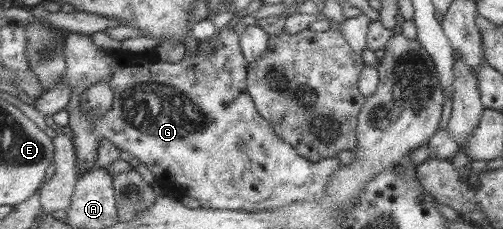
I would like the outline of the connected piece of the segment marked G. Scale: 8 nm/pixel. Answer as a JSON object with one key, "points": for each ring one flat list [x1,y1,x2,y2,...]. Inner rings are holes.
{"points":[[224,27,224,29,217,34,217,38,213,41,213,44,208,51,204,50,204,48,198,48,197,46,196,53,189,57,186,56,182,61,176,63,146,63,146,65,134,65,134,67,128,67,128,65,122,65,122,63,120,63,118,67,114,67,114,61,110,61,112,57,106,57,106,59,108,59,108,61,106,61,106,67,108,67,108,69,104,69,104,63,98,65,100,57,104,57,106,51,103,48,98,49,98,45,94,43,94,39,92,39,90,34,71,32,67,36,66,42,65,53,67,55,68,69,64,72,60,84,69,85,70,87,73,87,74,90,71,103,69,103,67,110,71,114,70,126,75,133,75,139,73,142,77,149,78,164,83,168,86,166,94,167,99,150,99,139,104,137,113,141,120,150,128,151,132,157,136,157,141,163,143,163,147,169,154,174,156,182,161,186,172,185,178,187,178,189,182,189,185,196,193,197,195,200,198,200,201,208,264,213,280,211,280,209,286,207,286,205,304,202,320,203,320,201,324,201,324,197,326,197,326,193,328,193,328,183,332,183,334,173,338,173,337,169,344,166,338,156,324,158,322,161,317,162,313,162,307,157,304,157,291,143,284,141,283,137,280,137,275,130,275,126,273,126,271,122,259,112,255,101,249,93,249,87,247,84,249,61,243,52,241,35,238,35,238,33,232,28],[101,81,105,81,105,83,111,85,114,90,115,100,113,106,103,115,103,117,85,114,82,109,83,93,85,93,89,87,97,85,97,83,100,83]]}

